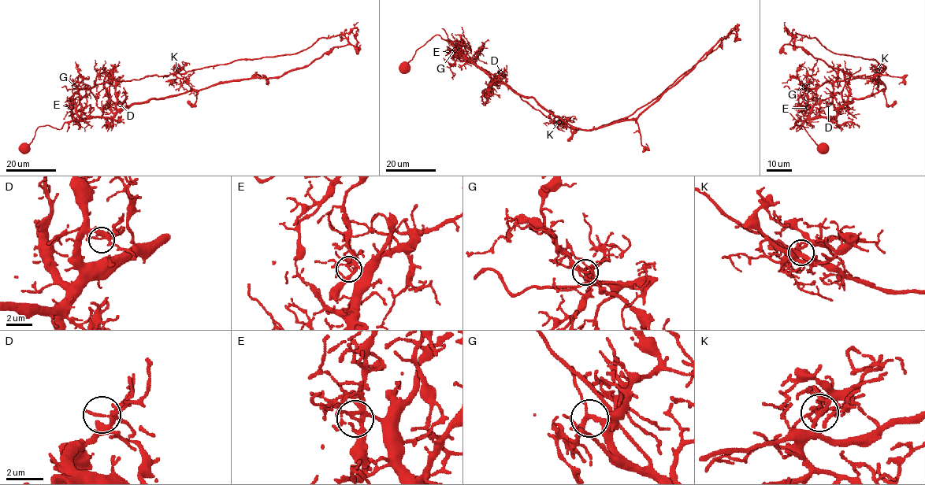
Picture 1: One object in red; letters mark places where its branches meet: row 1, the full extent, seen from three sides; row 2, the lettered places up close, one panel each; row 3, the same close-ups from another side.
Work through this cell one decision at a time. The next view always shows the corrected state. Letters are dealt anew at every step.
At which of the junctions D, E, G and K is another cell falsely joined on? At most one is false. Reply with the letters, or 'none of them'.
E

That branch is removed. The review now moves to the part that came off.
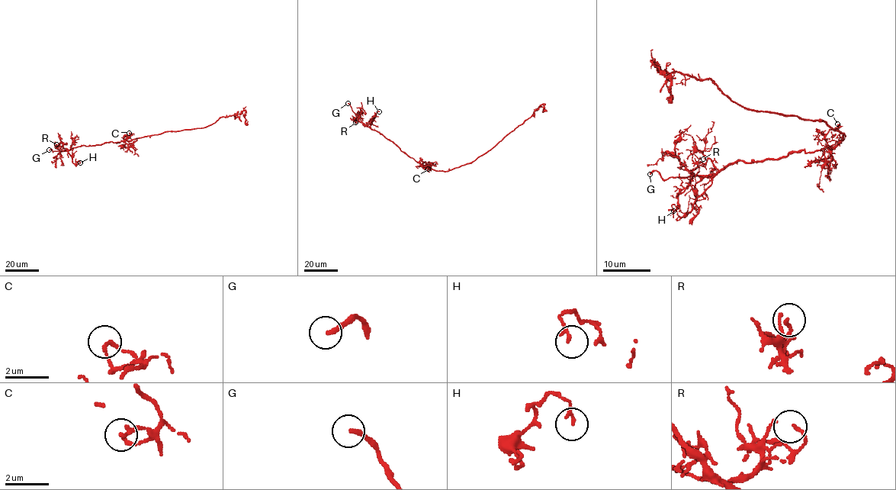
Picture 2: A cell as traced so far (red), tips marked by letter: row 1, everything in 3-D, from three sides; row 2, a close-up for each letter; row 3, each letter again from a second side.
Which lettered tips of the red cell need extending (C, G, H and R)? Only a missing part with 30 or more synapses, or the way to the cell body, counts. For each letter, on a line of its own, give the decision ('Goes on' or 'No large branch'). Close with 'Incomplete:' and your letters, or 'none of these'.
C: No large branch
G: Goes on
H: No large branch
R: No large branch
Incomplete: G

